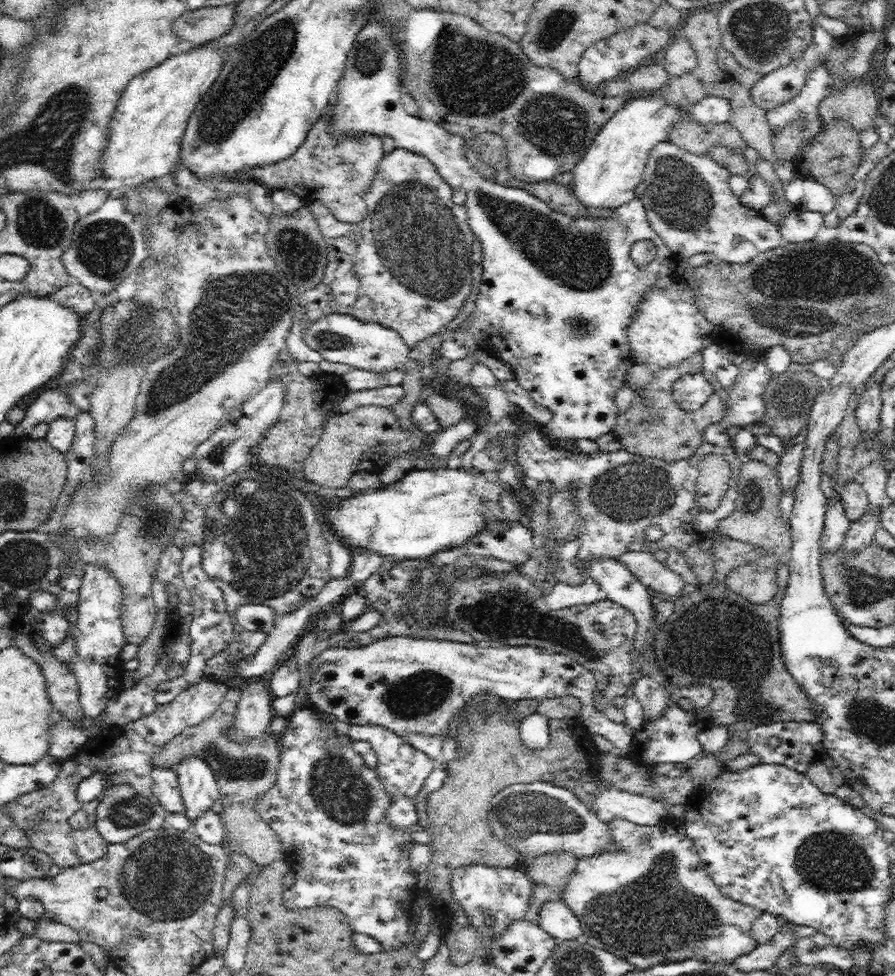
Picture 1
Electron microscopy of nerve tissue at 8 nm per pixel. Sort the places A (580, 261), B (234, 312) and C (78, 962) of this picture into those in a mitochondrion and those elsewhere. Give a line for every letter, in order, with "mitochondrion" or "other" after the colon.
A: mitochondrion
B: mitochondrion
C: other

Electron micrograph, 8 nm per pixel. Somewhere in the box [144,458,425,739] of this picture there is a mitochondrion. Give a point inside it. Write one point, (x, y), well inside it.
(255, 541)

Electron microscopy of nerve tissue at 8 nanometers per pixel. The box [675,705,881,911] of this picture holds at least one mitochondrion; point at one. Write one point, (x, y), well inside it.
(831, 861)

